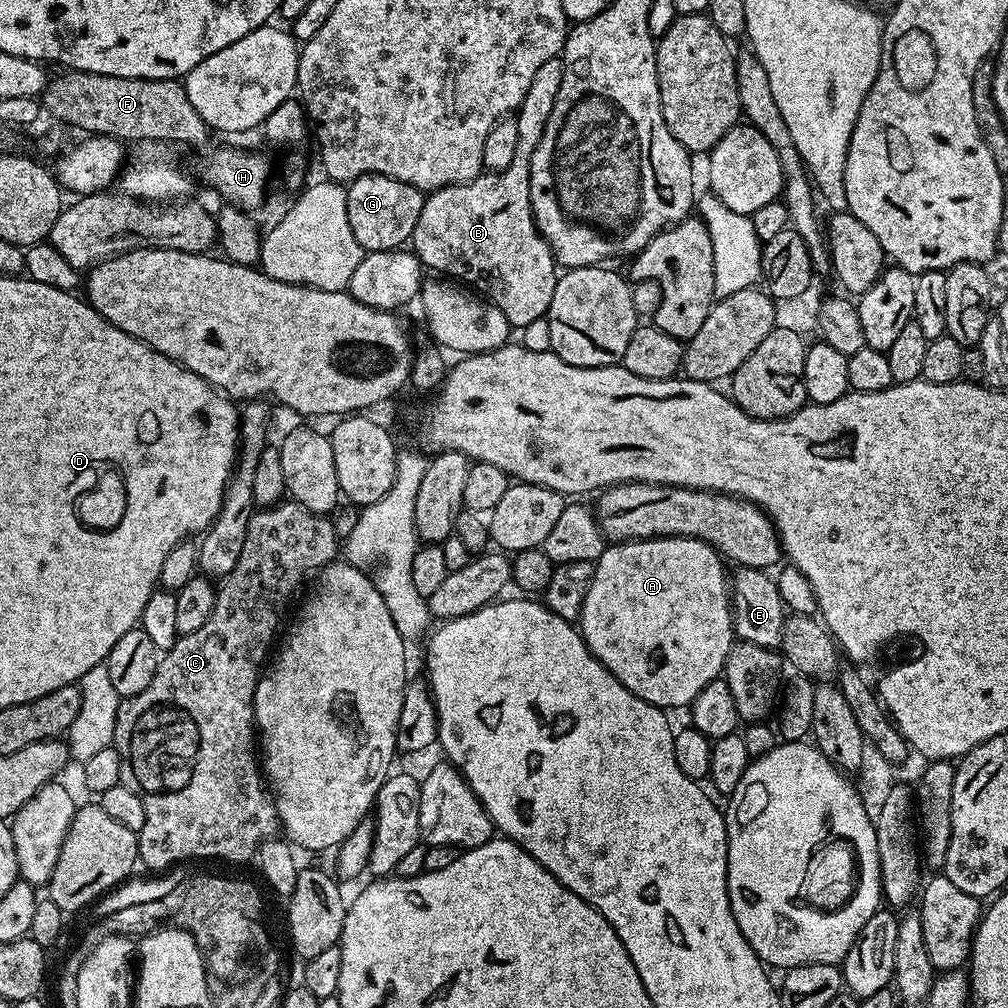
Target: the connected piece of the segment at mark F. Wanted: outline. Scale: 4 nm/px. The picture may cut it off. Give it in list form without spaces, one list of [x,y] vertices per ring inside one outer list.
[[[75,70],[53,75],[42,93],[42,108],[61,125],[81,128],[84,134],[112,136],[121,142],[167,142],[200,148],[208,140],[210,129],[186,98],[180,80],[139,80]]]

